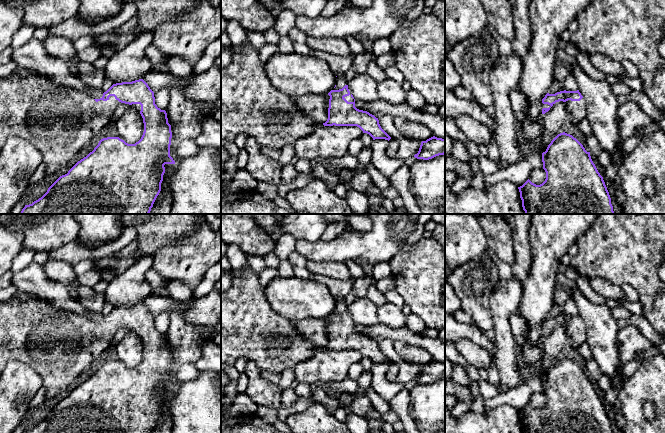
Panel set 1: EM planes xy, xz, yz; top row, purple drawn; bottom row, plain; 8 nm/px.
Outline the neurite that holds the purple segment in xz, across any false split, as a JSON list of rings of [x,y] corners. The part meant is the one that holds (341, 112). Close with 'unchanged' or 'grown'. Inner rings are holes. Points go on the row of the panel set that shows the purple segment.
[[[345,85],[342,89],[331,90],[328,95],[328,119],[324,126],[357,126],[363,133],[369,134],[373,140],[391,137],[381,128],[378,118],[367,111],[355,107],[355,99]]]; grown

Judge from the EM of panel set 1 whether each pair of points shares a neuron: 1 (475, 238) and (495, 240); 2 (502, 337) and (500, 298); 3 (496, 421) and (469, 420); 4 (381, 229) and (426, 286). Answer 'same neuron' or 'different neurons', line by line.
1: different neurons
2: same neuron
3: same neuron
4: different neurons

